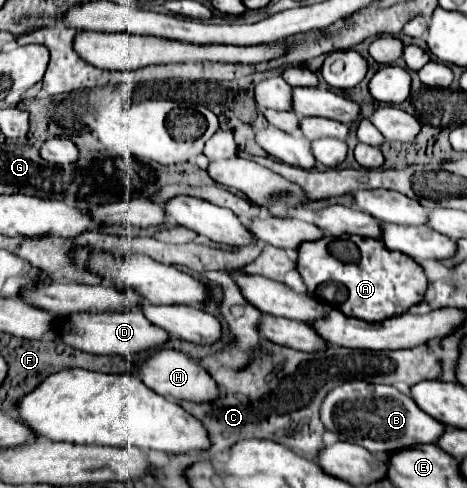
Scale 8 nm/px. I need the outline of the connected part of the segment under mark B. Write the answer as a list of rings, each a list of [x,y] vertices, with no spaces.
[[[363,380],[343,382],[333,388],[321,404],[321,422],[325,430],[337,434],[339,440],[363,446],[373,454],[391,454],[417,444],[433,444],[437,436],[441,436],[441,428],[445,428],[441,422],[421,412],[421,408],[397,388],[367,384]]]

